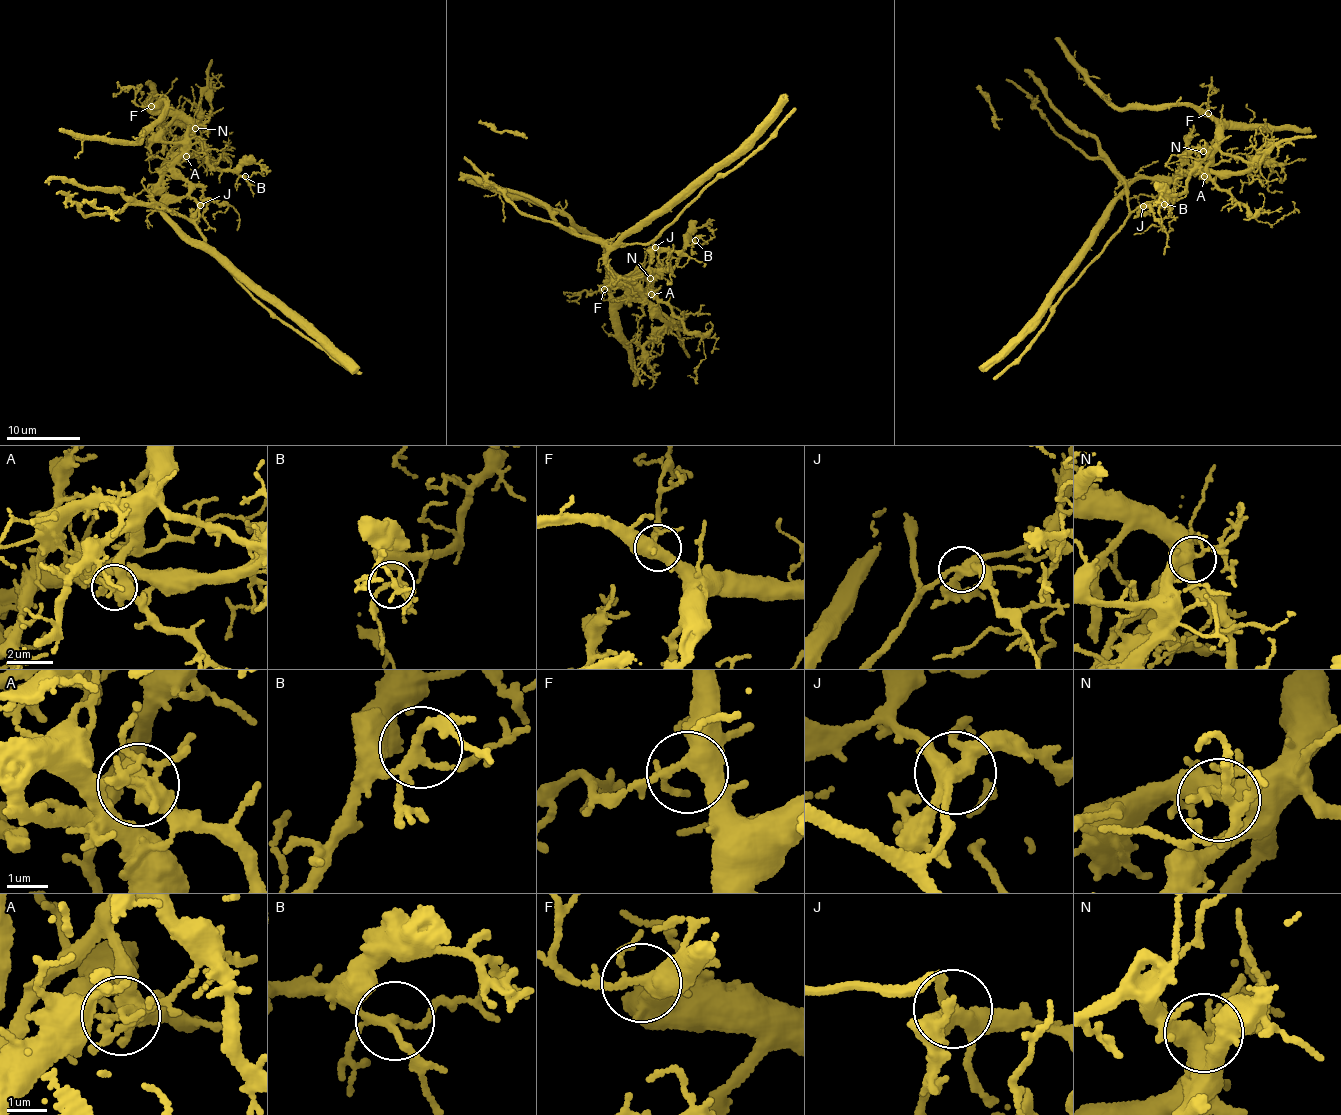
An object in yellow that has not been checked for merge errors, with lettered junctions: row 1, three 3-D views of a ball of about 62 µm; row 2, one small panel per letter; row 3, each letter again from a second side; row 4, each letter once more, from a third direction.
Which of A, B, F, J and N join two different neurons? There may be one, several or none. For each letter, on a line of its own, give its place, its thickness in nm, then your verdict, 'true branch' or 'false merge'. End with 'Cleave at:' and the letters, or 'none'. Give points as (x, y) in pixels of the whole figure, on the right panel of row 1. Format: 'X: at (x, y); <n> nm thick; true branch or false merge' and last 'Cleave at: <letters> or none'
A: at (1204, 176); 340 nm thick; false merge
B: at (1164, 204); 180 nm thick; true branch
F: at (1208, 113); 420 nm thick; true branch
J: at (1143, 206); 340 nm thick; false merge
N: at (1203, 151); 400 nm thick; true branch
Cleave at: A, J

